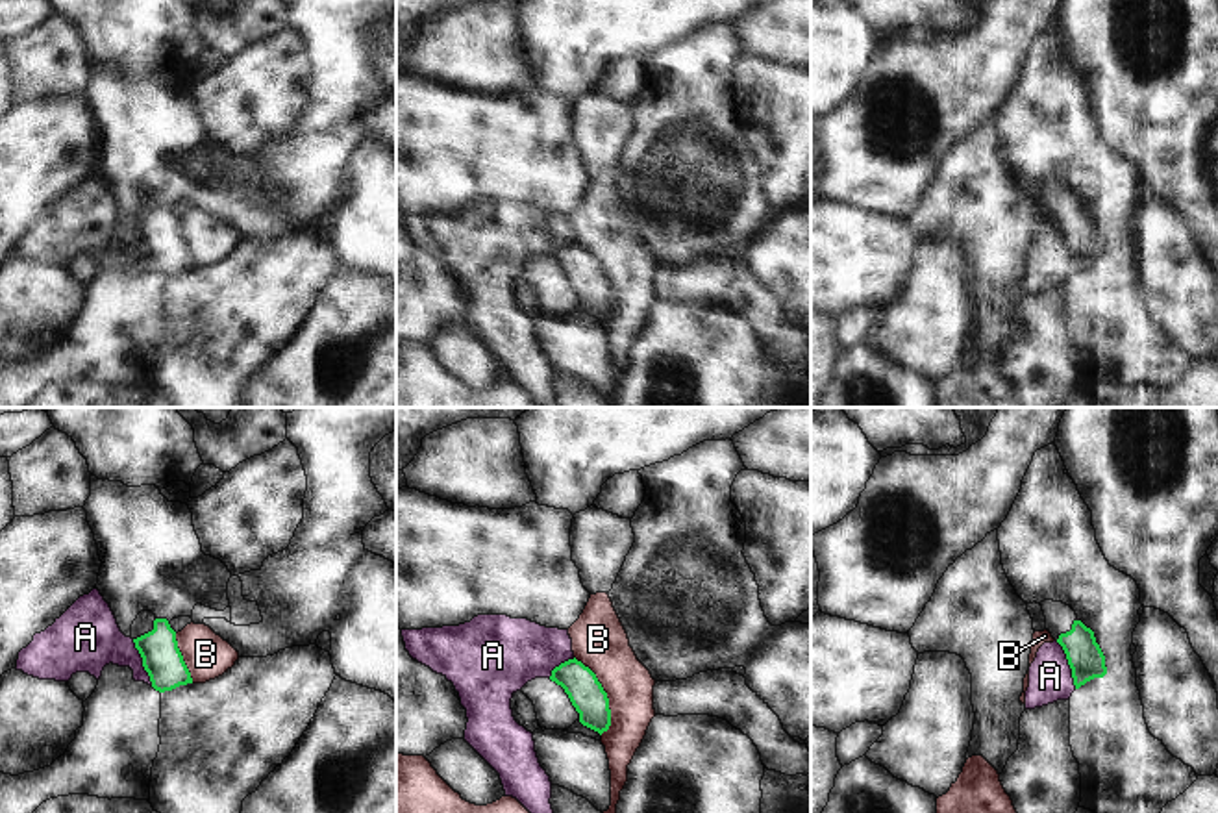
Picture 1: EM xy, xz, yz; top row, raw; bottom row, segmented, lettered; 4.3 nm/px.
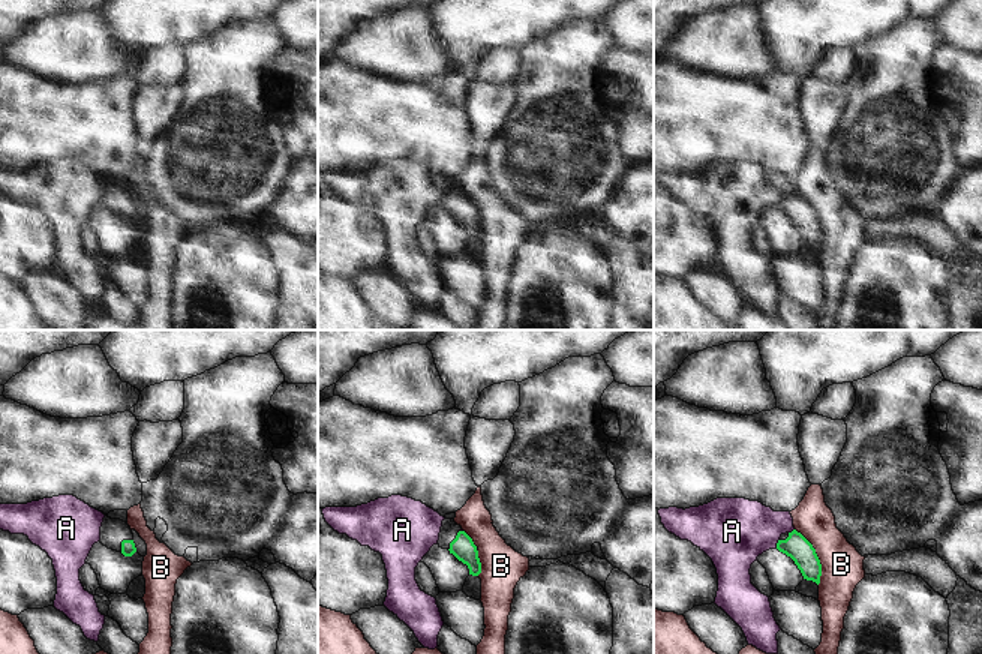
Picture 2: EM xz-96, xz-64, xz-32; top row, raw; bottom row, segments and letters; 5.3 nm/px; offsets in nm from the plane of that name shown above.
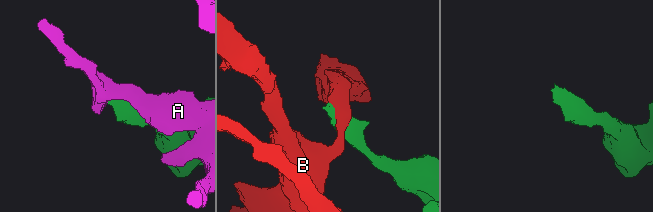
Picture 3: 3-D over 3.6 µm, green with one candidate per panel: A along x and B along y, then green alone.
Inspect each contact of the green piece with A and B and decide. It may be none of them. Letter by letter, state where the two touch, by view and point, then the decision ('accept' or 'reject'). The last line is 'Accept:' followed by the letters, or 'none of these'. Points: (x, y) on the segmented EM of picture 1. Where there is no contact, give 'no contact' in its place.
A: yz (1068, 663) | reject
B: xz (606, 695) | reject
Accept: none of these

